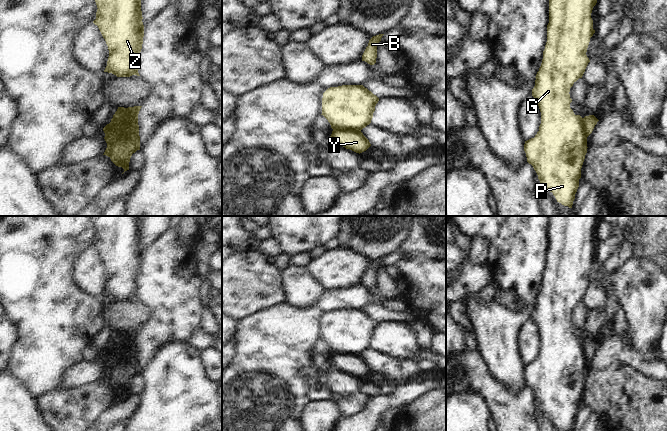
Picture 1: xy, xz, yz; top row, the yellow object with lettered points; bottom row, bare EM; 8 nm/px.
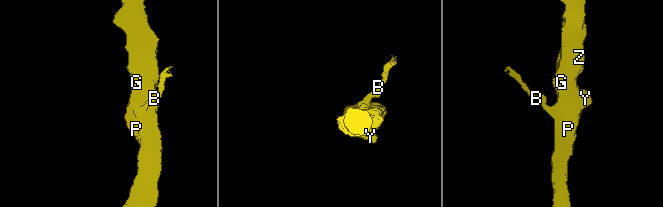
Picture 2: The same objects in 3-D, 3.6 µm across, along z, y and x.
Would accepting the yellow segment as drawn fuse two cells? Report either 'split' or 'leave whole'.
split

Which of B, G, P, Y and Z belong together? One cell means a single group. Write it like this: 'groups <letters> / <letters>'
groups B G P Z / Y

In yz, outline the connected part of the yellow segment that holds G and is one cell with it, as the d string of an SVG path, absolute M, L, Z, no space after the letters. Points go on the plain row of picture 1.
M549 216L547 266L532 313L541 336L541 348L535 361L525 365L527 386L533 390L542 410L553 417L557 426L568 431L573 429L588 372L583 342L570 332L569 316L590 286L586 276L595 257L591 237L599 219L599 216Z

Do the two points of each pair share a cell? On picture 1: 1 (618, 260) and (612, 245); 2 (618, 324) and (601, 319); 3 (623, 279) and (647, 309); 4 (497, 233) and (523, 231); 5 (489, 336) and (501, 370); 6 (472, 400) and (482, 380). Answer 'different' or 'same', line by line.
1: different
2: different
3: same
4: same
5: same
6: different

